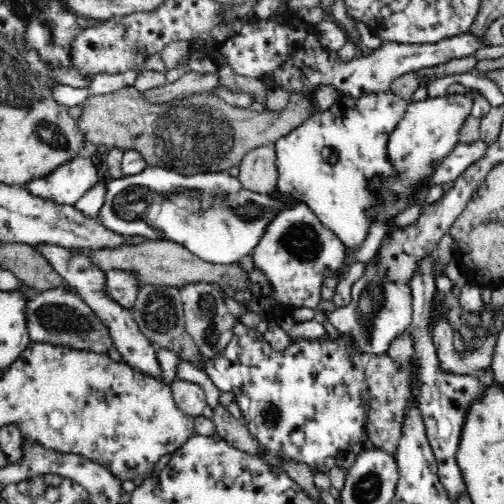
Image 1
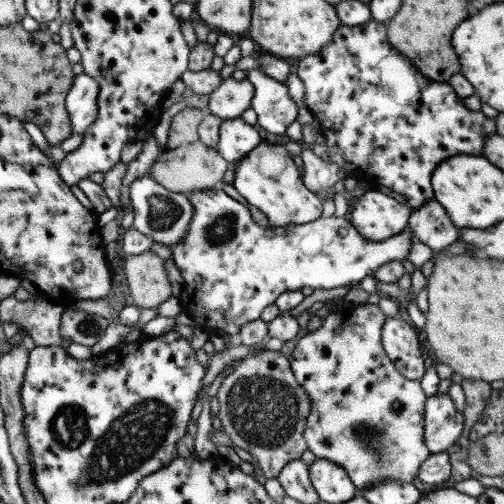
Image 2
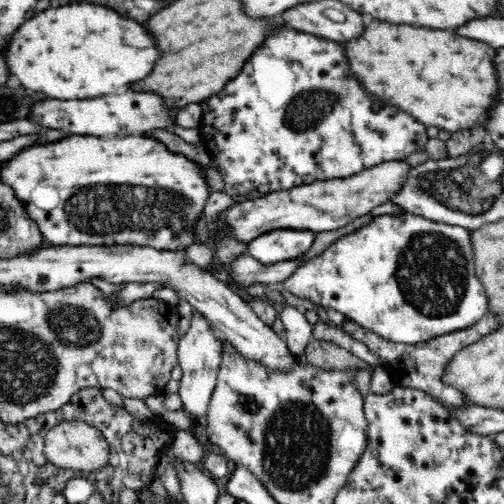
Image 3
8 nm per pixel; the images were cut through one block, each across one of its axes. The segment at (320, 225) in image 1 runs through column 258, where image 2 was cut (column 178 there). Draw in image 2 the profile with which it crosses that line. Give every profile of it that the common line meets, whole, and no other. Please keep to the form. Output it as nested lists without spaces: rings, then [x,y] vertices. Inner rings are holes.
[[[219,186],[203,192],[191,192],[191,202],[195,204],[195,218],[191,220],[191,230],[187,238],[171,248],[173,250],[173,262],[181,270],[181,276],[185,280],[181,304],[183,314],[187,314],[193,320],[193,326],[199,326],[207,334],[229,334],[239,336],[243,326],[257,322],[263,310],[271,304],[277,304],[277,300],[295,290],[307,288],[345,288],[351,284],[359,284],[365,276],[371,276],[377,272],[383,264],[389,264],[393,260],[401,262],[409,256],[411,244],[413,244],[413,232],[405,228],[403,232],[381,240],[381,242],[369,242],[365,236],[361,236],[355,226],[349,220],[343,218],[317,218],[307,224],[299,226],[259,226],[251,210],[241,204],[237,198],[221,190]]]

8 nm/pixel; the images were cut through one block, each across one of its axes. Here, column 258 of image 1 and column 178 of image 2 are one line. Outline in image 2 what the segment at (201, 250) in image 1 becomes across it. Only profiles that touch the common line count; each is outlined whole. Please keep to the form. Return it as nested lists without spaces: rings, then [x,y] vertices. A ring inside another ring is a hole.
[[[153,174],[137,178],[131,184],[131,210],[135,214],[135,222],[131,228],[155,238],[157,244],[165,244],[169,248],[179,246],[187,238],[191,220],[195,218],[195,204],[191,202],[189,194],[177,194],[165,188]]]

